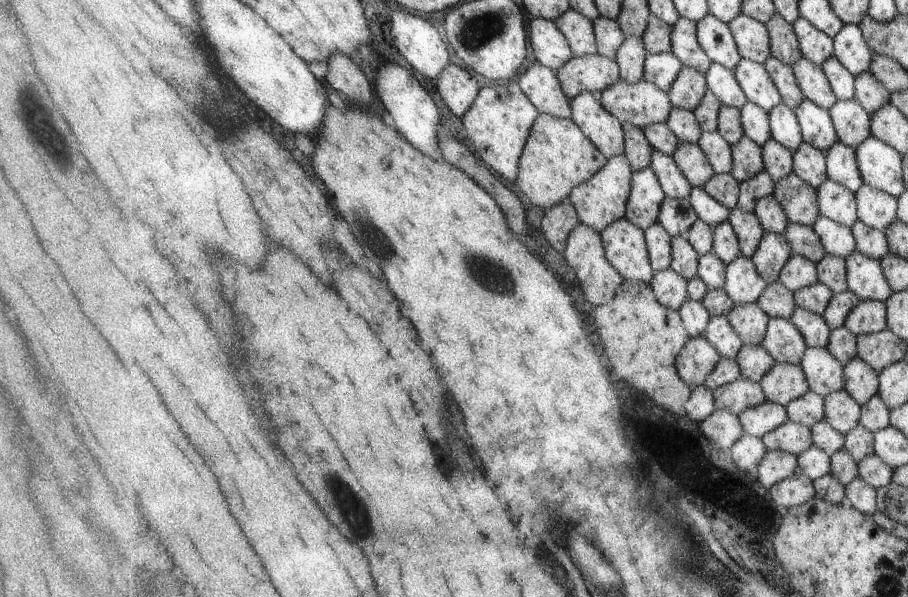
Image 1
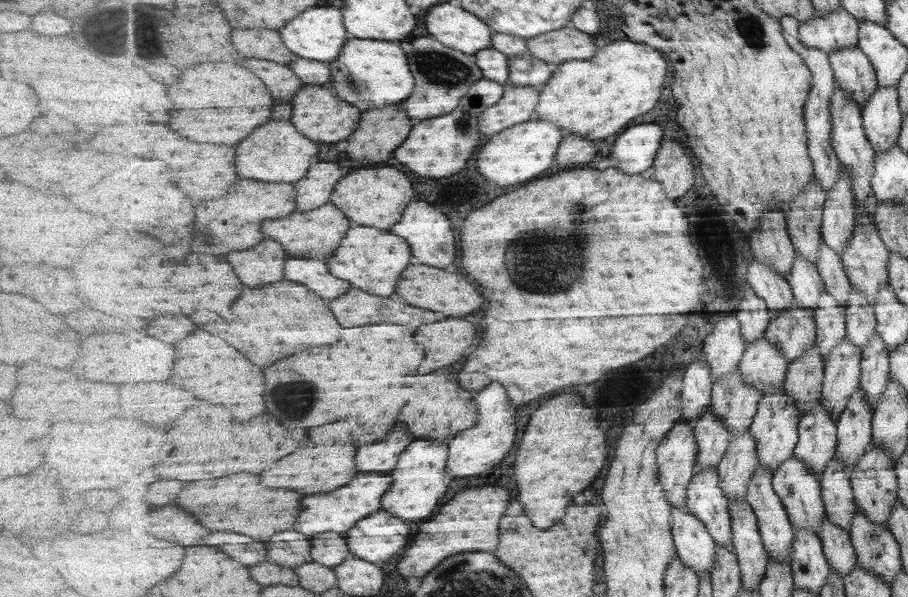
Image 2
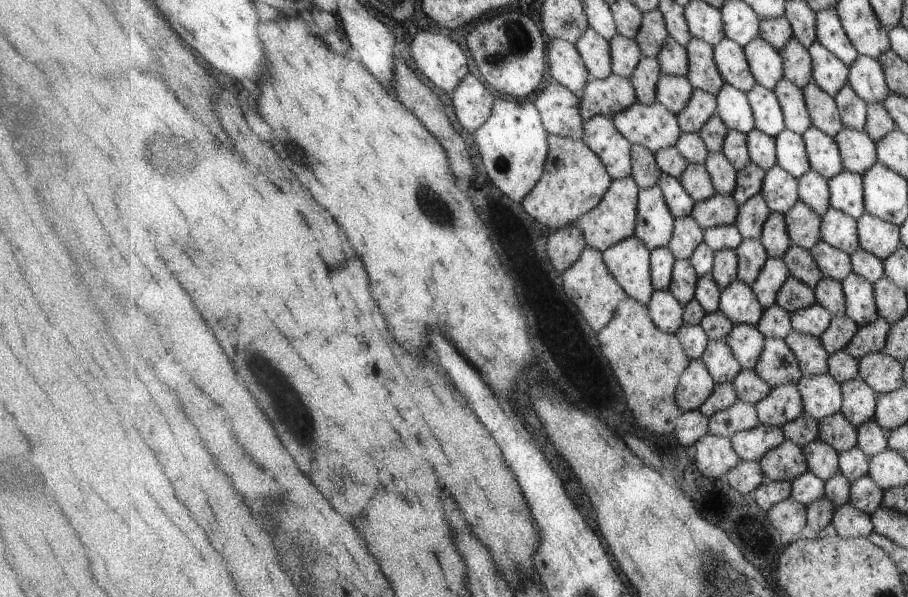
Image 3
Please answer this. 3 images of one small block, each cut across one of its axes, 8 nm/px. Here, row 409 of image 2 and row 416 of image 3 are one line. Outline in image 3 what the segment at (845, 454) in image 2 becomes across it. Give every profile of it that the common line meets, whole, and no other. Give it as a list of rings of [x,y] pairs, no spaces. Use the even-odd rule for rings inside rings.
[[[861,377],[855,378],[842,384],[844,401],[842,404],[843,414],[855,428],[863,426],[866,422],[874,418],[878,407],[878,392],[871,388],[867,381]]]

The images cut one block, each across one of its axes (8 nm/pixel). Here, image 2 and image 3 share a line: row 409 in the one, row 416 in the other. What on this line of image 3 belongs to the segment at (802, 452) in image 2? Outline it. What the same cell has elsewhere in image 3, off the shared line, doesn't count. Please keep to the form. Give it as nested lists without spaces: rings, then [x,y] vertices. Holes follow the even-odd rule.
[[[830,373],[821,376],[804,374],[798,387],[803,397],[804,412],[811,414],[815,420],[826,419],[827,416],[833,416],[842,410],[842,384],[839,384]]]

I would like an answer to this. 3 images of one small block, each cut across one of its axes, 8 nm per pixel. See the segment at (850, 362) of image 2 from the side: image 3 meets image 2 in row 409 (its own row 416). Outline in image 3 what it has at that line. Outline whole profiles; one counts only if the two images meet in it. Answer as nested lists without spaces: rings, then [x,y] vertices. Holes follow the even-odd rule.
[[[841,411],[820,420],[819,428],[820,440],[833,446],[839,454],[858,446],[858,428]]]

